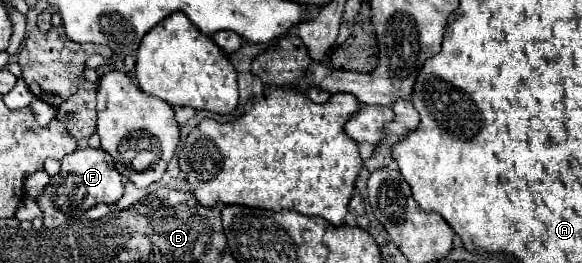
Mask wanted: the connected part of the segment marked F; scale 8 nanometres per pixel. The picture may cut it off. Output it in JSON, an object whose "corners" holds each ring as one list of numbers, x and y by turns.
{"corners":[[78,147,74,153,66,155,60,163,62,163,60,173,50,177,48,187,44,187,44,191,36,197,36,203,44,213,44,227,58,227,68,219,80,217,98,203,112,205,122,197,124,193,122,175,114,169,112,157,104,149]]}

